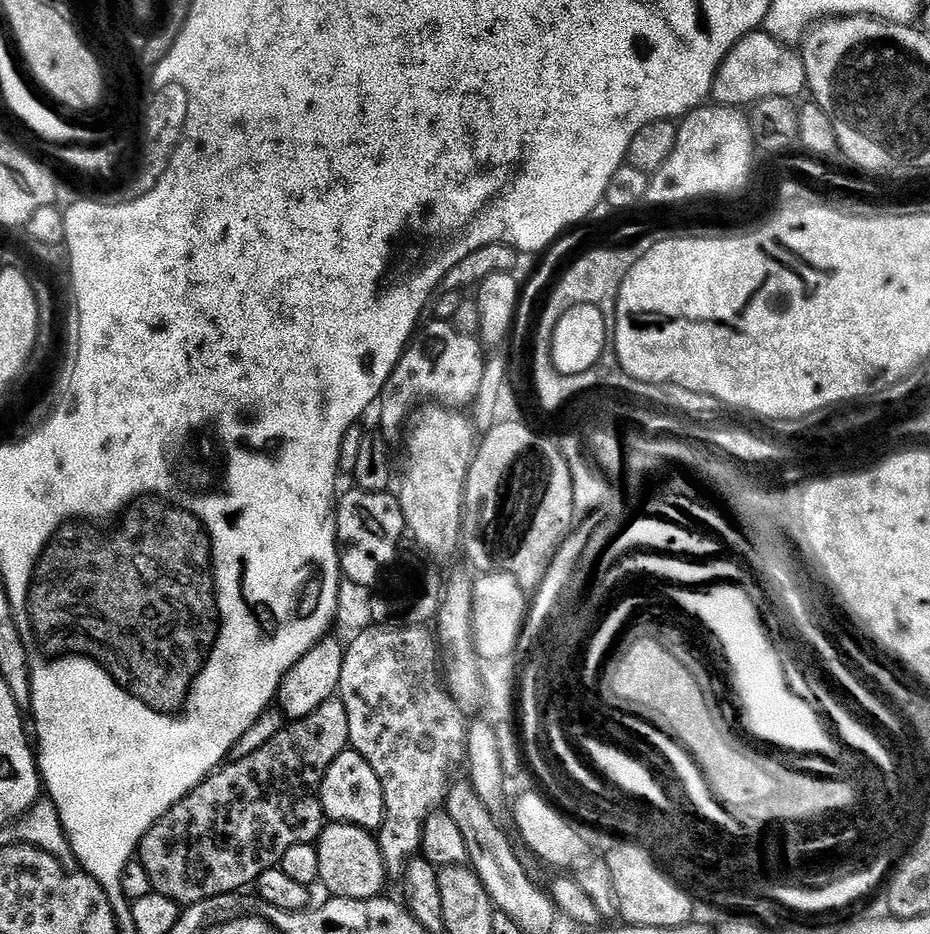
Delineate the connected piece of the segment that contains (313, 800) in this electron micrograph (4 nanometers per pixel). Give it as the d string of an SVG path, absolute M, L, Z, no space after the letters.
M338 698L327 700L318 710L314 710L314 714L310 714L301 720L291 721L281 731L270 738L261 749L255 750L254 753L242 758L241 761L233 760L225 763L223 766L217 767L211 775L203 780L198 787L188 796L188 804L184 808L192 808L190 804L194 802L194 822L182 822L180 834L182 834L182 842L192 842L192 846L182 846L182 856L174 856L174 860L180 860L184 866L184 858L186 864L190 864L190 858L194 858L194 864L198 864L198 874L194 874L194 888L200 888L198 894L206 894L206 900L215 900L218 896L231 897L232 892L240 892L243 888L250 889L257 883L260 875L264 871L275 869L279 865L282 854L286 854L286 850L290 850L290 846L295 844L316 844L320 839L321 832L326 827L326 817L324 815L324 807L320 801L320 787L324 781L326 770L330 766L330 762L334 762L334 758L338 758L338 754L342 754L349 747L348 743L348 719L346 718L346 708L344 703Z

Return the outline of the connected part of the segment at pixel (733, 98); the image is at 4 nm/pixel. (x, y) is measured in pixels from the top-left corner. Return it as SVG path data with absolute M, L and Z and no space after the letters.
M763 30L743 36L716 69L711 91L714 100L716 96L715 103L720 106L756 106L762 100L792 98L795 92L803 93L806 86L800 83L800 72L796 72L796 62L801 57L788 52L787 47Z

